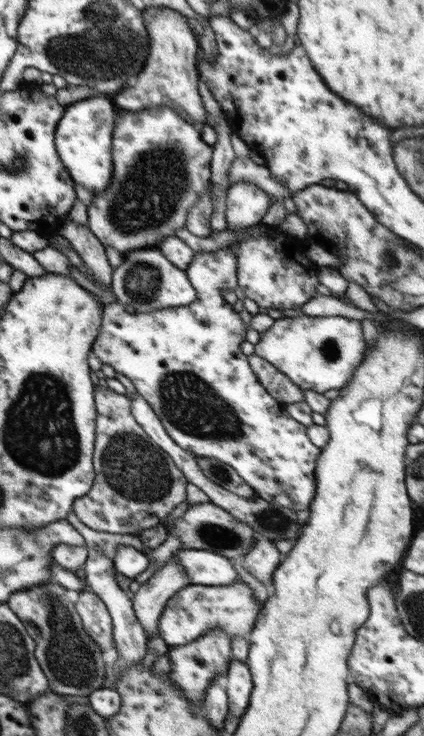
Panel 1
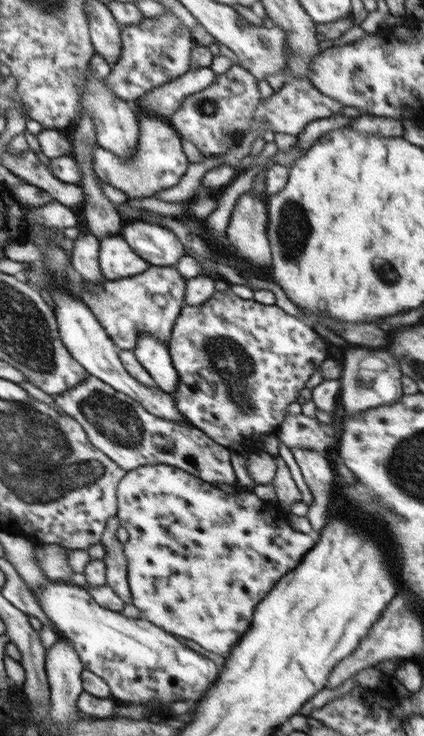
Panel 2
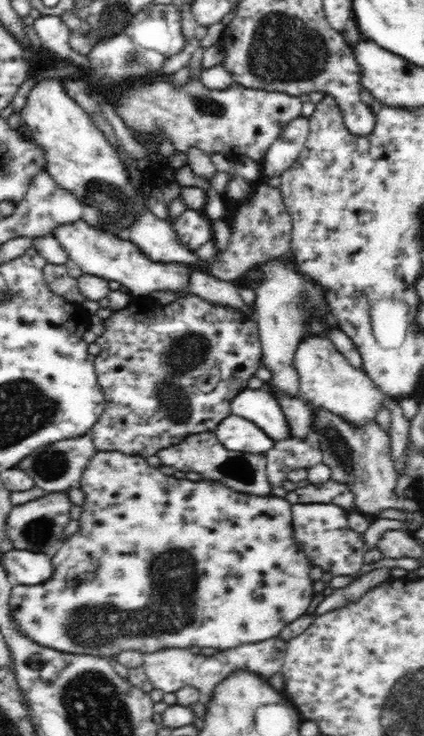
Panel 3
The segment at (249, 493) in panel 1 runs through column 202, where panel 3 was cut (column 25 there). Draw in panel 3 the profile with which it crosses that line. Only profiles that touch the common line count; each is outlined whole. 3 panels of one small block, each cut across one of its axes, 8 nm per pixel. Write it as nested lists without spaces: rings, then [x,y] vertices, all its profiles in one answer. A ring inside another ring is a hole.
[[[91,434],[77,437],[71,440],[60,440],[58,443],[49,444],[33,451],[26,459],[17,466],[30,475],[36,487],[42,488],[47,494],[52,492],[65,492],[69,487],[79,487],[80,477],[88,460],[98,454]]]

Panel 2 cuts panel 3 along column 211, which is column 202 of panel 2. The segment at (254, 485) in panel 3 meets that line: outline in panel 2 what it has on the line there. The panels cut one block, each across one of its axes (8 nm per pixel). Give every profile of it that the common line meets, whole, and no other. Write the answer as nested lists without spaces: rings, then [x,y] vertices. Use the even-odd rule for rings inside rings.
[[[88,375],[76,387],[54,396],[54,400],[65,414],[83,425],[88,440],[95,448],[106,453],[126,472],[142,466],[166,464],[213,485],[236,483],[237,476],[228,449],[211,440],[189,422],[164,420],[146,411],[140,401],[112,388],[112,385],[98,377]]]

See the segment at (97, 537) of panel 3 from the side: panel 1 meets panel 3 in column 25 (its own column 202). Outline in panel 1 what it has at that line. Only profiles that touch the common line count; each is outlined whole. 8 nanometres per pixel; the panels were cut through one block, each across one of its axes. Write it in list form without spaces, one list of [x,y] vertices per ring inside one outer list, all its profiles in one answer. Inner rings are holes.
[[[243,581],[228,586],[207,587],[190,583],[178,590],[166,603],[159,618],[158,634],[170,648],[191,643],[214,627],[224,629],[224,633],[230,635],[230,640],[240,635],[247,637],[254,628],[262,606],[263,603],[256,600],[252,589]]]

